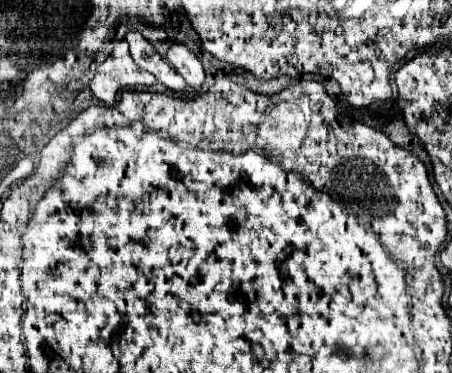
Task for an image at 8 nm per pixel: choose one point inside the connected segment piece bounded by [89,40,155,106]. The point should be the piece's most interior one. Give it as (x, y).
(118, 72)

